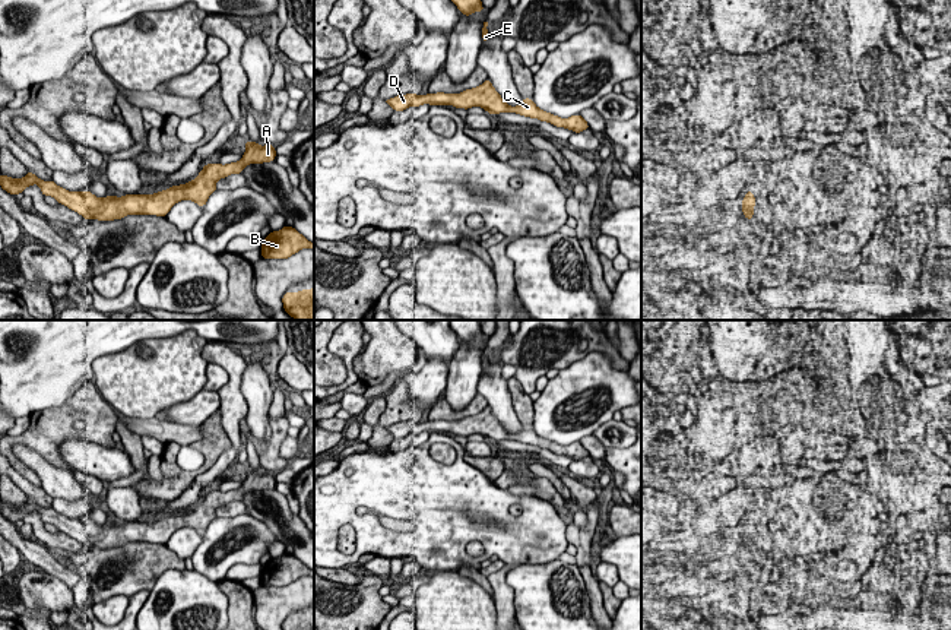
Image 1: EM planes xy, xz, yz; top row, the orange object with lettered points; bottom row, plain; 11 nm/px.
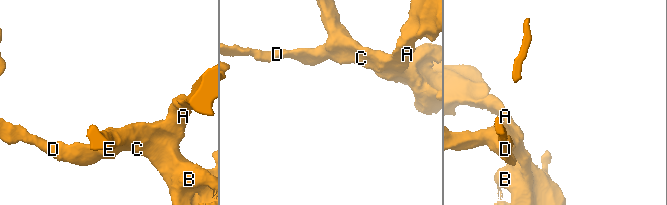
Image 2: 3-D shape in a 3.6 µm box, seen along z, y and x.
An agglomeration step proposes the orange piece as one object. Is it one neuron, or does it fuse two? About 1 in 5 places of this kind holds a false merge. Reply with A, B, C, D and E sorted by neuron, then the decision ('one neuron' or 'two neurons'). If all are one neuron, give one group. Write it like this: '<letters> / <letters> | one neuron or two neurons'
A B C D E | one neuron

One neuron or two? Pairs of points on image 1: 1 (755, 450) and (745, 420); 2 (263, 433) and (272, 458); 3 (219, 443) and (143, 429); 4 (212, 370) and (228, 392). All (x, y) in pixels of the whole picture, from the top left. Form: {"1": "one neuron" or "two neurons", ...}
{"1": "two neurons", "2": "two neurons", "3": "two neurons", "4": "two neurons"}

